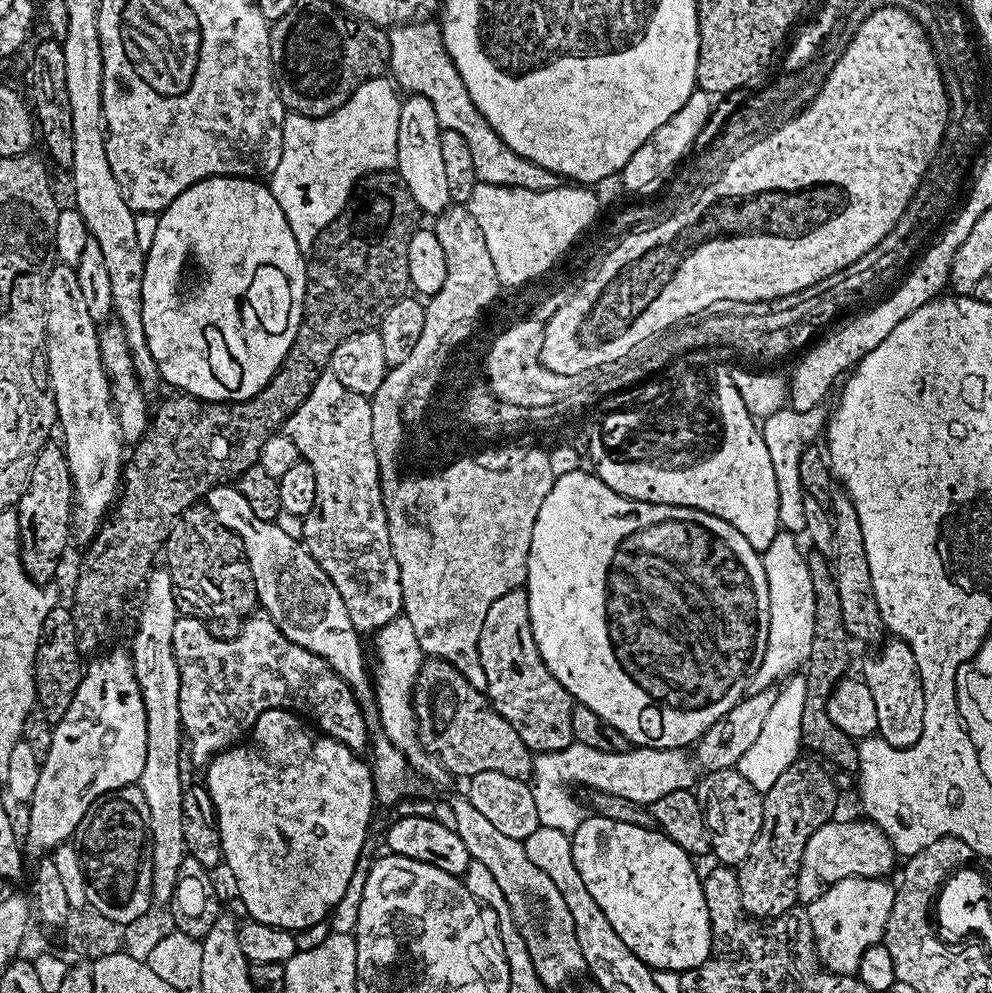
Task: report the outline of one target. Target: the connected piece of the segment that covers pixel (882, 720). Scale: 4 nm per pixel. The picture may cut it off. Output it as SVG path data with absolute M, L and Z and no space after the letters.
M899 638L885 639L878 651L880 653L873 658L872 664L864 668L866 675L876 676L870 680L877 716L875 731L884 739L883 743L893 750L911 748L922 734L925 717L925 691L922 690L917 658L906 641Z

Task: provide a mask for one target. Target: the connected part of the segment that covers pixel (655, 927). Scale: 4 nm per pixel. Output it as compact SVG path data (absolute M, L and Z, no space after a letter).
M585 815L571 834L574 866L582 874L582 883L590 890L590 898L598 902L606 922L614 926L614 934L643 964L653 970L683 974L704 964L712 955L712 927L706 910L702 879L695 872L692 857L669 836L655 827L643 828L630 822L618 822L605 816Z

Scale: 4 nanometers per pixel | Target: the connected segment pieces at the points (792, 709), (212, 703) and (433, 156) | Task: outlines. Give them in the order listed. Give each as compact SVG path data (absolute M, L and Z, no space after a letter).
M800 674L794 675L777 691L773 709L759 731L758 739L750 746L737 764L739 772L756 792L765 794L775 784L782 772L790 766L801 753L802 712L808 706L808 682Z
M180 614L174 622L172 645L176 659L180 662L180 726L187 743L188 740L192 743L193 758L201 766L207 765L217 754L233 747L241 739L239 736L243 732L244 735L251 733L254 722L258 722L263 712L271 708L286 708L290 712L303 714L309 721L316 720L315 727L323 735L342 741L357 754L363 753L364 747L369 747L368 724L364 721L363 710L360 709L363 707L353 694L351 686L318 654L290 642L290 638L286 638L286 634L278 630L276 623L267 614L249 616L233 640L214 638L204 621Z
M409 95L401 103L398 118L398 154L395 171L410 186L410 194L414 194L414 202L418 202L421 213L435 218L445 212L452 204L450 186L446 183L446 165L442 162L442 145L438 143L442 129L438 122L438 114L434 114L434 106L426 102L426 98Z

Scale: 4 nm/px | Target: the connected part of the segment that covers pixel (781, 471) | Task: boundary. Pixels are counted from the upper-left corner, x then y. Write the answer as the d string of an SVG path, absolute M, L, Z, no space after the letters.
M790 406L779 408L774 414L763 417L760 433L774 465L774 482L778 482L778 522L781 529L793 534L807 533L805 519L805 494L800 477L800 462L804 449L815 445L826 428L826 412L823 407L799 412Z

